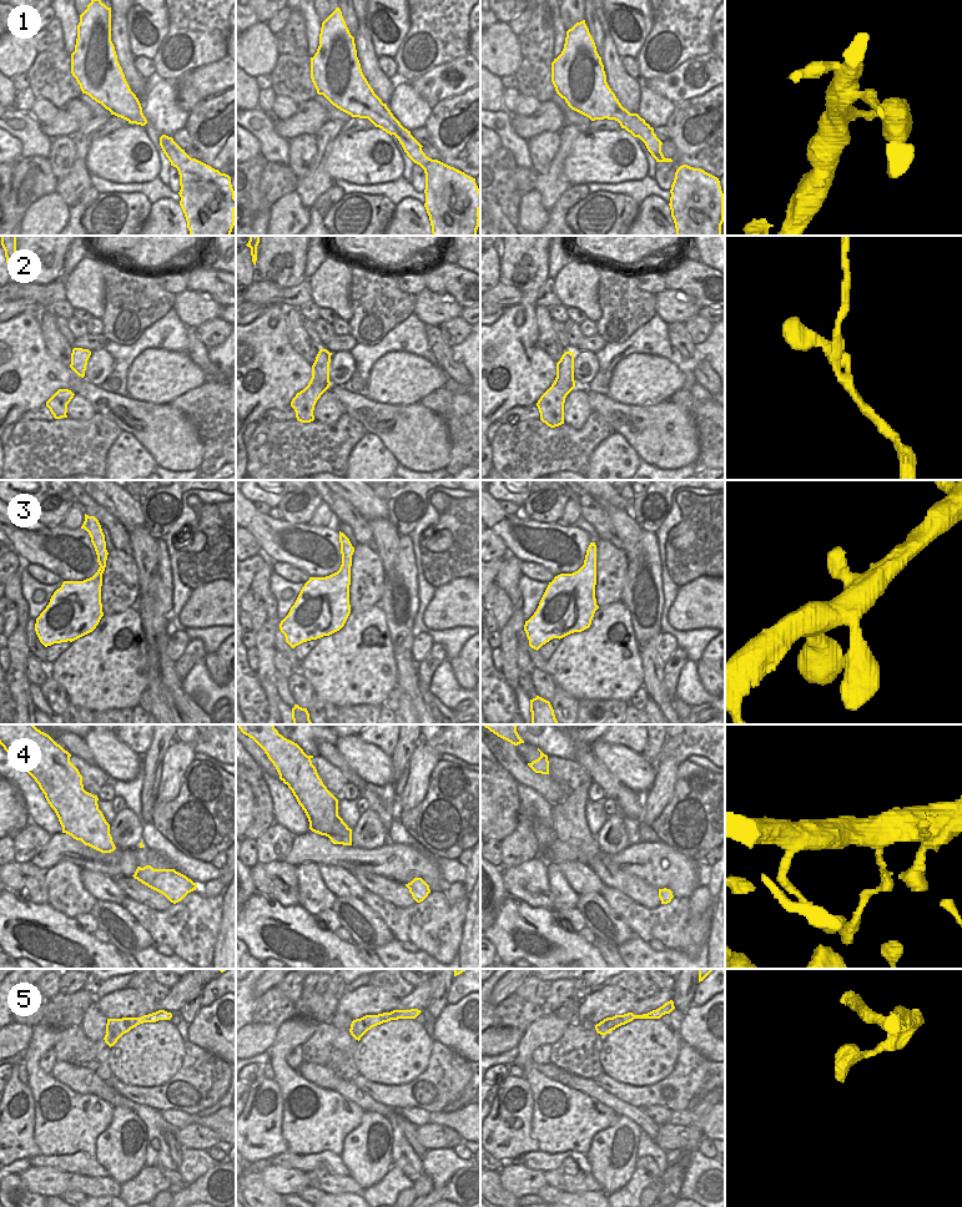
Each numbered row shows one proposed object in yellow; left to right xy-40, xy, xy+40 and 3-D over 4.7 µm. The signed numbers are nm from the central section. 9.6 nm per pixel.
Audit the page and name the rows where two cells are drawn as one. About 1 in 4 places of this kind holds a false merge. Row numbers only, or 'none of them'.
none of them

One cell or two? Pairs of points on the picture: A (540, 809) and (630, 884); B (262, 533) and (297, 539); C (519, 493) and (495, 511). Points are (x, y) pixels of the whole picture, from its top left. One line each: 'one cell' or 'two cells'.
A: two cells
B: one cell
C: two cells

